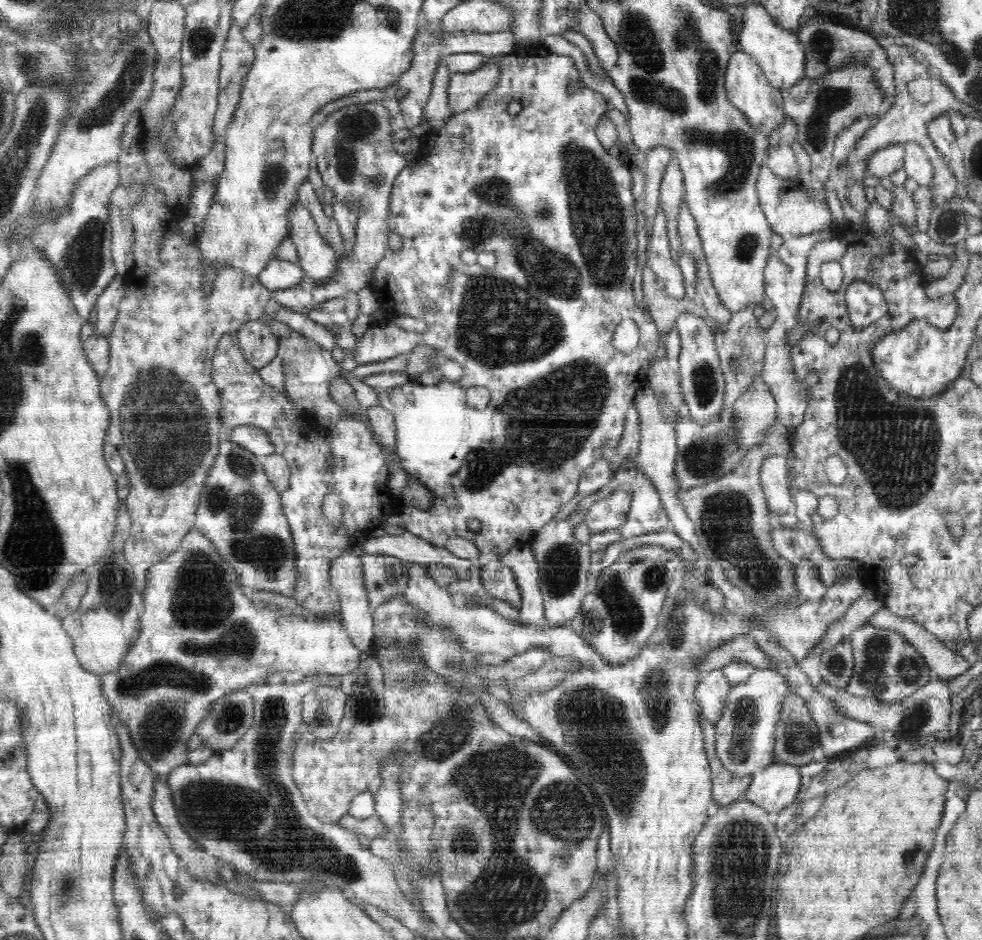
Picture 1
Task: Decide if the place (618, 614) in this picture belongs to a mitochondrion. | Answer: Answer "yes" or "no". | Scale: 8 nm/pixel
yes

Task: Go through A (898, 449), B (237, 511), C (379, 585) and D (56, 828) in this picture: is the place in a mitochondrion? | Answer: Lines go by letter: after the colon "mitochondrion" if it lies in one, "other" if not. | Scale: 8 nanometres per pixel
A: mitochondrion
B: mitochondrion
C: mitochondrion
D: other

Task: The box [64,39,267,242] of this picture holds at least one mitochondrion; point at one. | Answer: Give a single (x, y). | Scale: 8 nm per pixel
(130, 79)

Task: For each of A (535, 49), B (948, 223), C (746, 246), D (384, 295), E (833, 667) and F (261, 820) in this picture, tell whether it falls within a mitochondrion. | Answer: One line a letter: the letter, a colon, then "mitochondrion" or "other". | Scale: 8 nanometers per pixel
A: other
B: mitochondrion
C: mitochondrion
D: other
E: mitochondrion
F: mitochondrion

